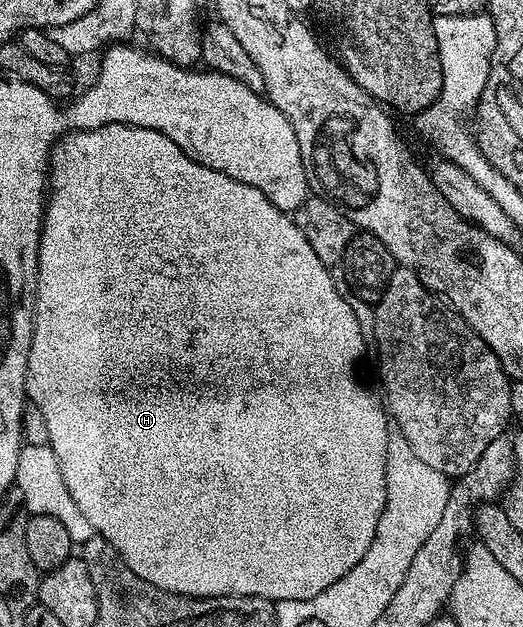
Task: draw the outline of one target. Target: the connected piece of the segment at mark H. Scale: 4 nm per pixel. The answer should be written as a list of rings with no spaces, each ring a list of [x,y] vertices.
[[[107,123],[107,124],[104,124],[104,125],[102,125],[102,126],[99,126],[99,127],[95,127],[95,128],[93,128],[93,130],[91,130],[91,131],[83,131],[83,130],[80,130],[80,129],[73,129],[73,130],[70,130],[70,131],[69,131],[69,132],[68,132],[68,133],[66,133],[66,134],[64,134],[64,135],[62,135],[62,136],[61,136],[61,138],[60,138],[60,139],[58,139],[58,140],[56,140],[56,142],[54,142],[54,144],[53,144],[53,149],[52,149],[52,152],[51,152],[51,166],[50,166],[50,167],[49,167],[49,168],[48,168],[48,171],[47,171],[47,202],[46,202],[46,205],[45,205],[45,220],[44,220],[44,221],[42,221],[42,222],[41,222],[41,240],[40,240],[40,241],[39,241],[39,253],[38,253],[38,254],[37,254],[37,291],[36,291],[36,294],[35,294],[35,298],[34,298],[34,299],[33,299],[33,340],[32,340],[32,341],[31,341],[31,349],[30,349],[30,350],[29,350],[29,360],[28,360],[28,361],[27,361],[27,373],[26,373],[26,374],[25,374],[25,390],[26,390],[26,392],[27,392],[27,399],[28,399],[28,402],[29,402],[29,403],[30,403],[30,404],[32,404],[32,406],[33,406],[33,403],[34,403],[34,405],[35,405],[35,406],[37,406],[37,411],[38,411],[38,413],[39,413],[39,414],[41,414],[41,419],[42,419],[42,421],[43,421],[43,422],[45,422],[45,431],[46,431],[46,433],[47,433],[47,434],[49,434],[49,436],[47,436],[47,442],[48,442],[48,444],[49,444],[49,448],[51,448],[51,449],[52,449],[52,450],[53,450],[53,452],[54,452],[54,453],[55,453],[55,457],[59,457],[59,469],[60,469],[60,470],[61,470],[61,472],[62,472],[62,473],[63,473],[63,481],[64,481],[64,482],[65,482],[65,484],[66,484],[66,485],[67,485],[67,489],[68,489],[68,490],[69,490],[69,492],[70,492],[70,493],[71,493],[71,497],[75,497],[75,505],[79,505],[79,510],[81,510],[81,511],[82,511],[82,513],[83,513],[83,517],[87,517],[87,521],[91,521],[91,525],[92,525],[92,526],[93,526],[93,529],[94,529],[94,532],[96,532],[96,534],[97,534],[97,535],[98,535],[98,536],[100,536],[100,535],[102,535],[102,537],[103,537],[103,538],[105,538],[105,539],[106,539],[106,541],[107,541],[107,542],[109,542],[109,543],[110,543],[110,545],[111,545],[111,546],[113,546],[113,547],[114,547],[114,549],[115,549],[115,550],[117,550],[117,555],[118,555],[118,557],[119,557],[119,558],[121,558],[121,559],[122,559],[122,561],[123,561],[123,562],[125,562],[125,563],[126,563],[126,565],[127,565],[127,566],[129,566],[129,569],[127,569],[127,571],[128,571],[128,574],[129,574],[129,575],[138,575],[138,576],[139,576],[139,577],[140,577],[140,579],[142,579],[142,580],[143,580],[143,581],[147,581],[147,582],[148,582],[148,583],[150,583],[150,584],[151,584],[151,585],[155,585],[155,586],[156,586],[156,587],[158,587],[158,588],[159,588],[159,589],[163,589],[163,590],[164,590],[164,591],[174,591],[174,592],[175,592],[175,593],[179,593],[179,594],[180,594],[180,595],[194,595],[194,596],[195,596],[195,598],[197,598],[197,599],[214,599],[214,598],[215,598],[215,597],[223,597],[223,596],[224,596],[224,595],[232,595],[232,596],[234,596],[234,597],[236,597],[236,596],[238,596],[238,595],[253,595],[253,596],[255,596],[255,597],[263,597],[263,598],[264,598],[264,599],[268,599],[268,600],[270,600],[270,601],[276,601],[276,600],[279,600],[279,599],[313,599],[313,598],[315,598],[315,597],[316,597],[316,596],[317,596],[317,595],[318,595],[318,594],[319,594],[319,593],[323,593],[323,589],[327,589],[327,588],[328,588],[328,587],[330,587],[330,586],[331,586],[331,585],[335,585],[335,581],[339,581],[339,580],[340,580],[340,579],[341,579],[341,578],[342,578],[342,577],[343,577],[343,576],[345,576],[345,575],[346,575],[346,573],[347,573],[347,572],[349,572],[349,571],[350,571],[350,570],[351,570],[351,569],[355,569],[355,565],[359,565],[359,561],[363,561],[363,553],[367,553],[367,549],[368,549],[368,548],[369,548],[369,546],[370,546],[370,545],[371,545],[371,541],[372,541],[372,540],[373,540],[373,538],[374,538],[374,537],[375,537],[375,529],[376,529],[376,528],[377,528],[377,526],[378,526],[378,525],[379,525],[379,517],[380,517],[380,516],[381,516],[381,514],[382,514],[382,513],[383,513],[383,509],[384,509],[384,508],[385,508],[385,502],[386,502],[386,501],[387,501],[387,441],[388,441],[388,440],[389,440],[389,424],[390,424],[390,422],[391,422],[391,419],[390,419],[390,416],[389,416],[389,415],[388,415],[388,414],[387,414],[387,407],[386,407],[386,404],[385,404],[385,403],[384,403],[384,402],[383,402],[383,399],[382,399],[382,396],[381,396],[381,395],[380,395],[380,394],[378,394],[378,392],[377,392],[377,391],[376,391],[376,390],[374,390],[374,391],[375,391],[375,392],[373,392],[373,391],[372,391],[372,389],[371,389],[371,388],[369,388],[369,387],[368,387],[368,385],[367,385],[367,384],[365,384],[365,383],[364,383],[364,381],[363,381],[363,380],[361,380],[361,362],[363,362],[363,361],[364,361],[364,359],[365,359],[365,339],[366,339],[366,343],[367,343],[367,331],[366,331],[366,328],[365,328],[365,331],[364,331],[364,329],[363,329],[363,328],[361,328],[361,323],[360,323],[360,321],[359,321],[359,320],[357,320],[357,315],[356,315],[356,313],[355,313],[355,312],[353,312],[353,307],[354,307],[354,304],[353,304],[353,303],[352,303],[352,302],[350,302],[350,300],[349,300],[349,299],[348,299],[348,298],[346,298],[346,296],[345,296],[345,295],[344,295],[344,294],[342,294],[342,295],[343,295],[343,296],[341,296],[341,295],[340,295],[340,293],[339,293],[339,292],[337,292],[337,287],[336,287],[336,285],[335,285],[335,284],[333,284],[333,275],[334,275],[334,272],[333,272],[333,271],[332,271],[332,270],[330,270],[330,268],[328,268],[328,267],[326,267],[326,266],[325,266],[325,263],[324,263],[324,262],[323,262],[323,261],[319,261],[319,257],[315,257],[315,249],[311,249],[311,245],[310,245],[310,244],[309,244],[309,242],[308,242],[308,241],[307,241],[307,237],[303,237],[303,233],[302,233],[302,232],[301,232],[301,231],[300,231],[300,230],[299,230],[299,229],[298,229],[298,228],[297,228],[297,224],[296,224],[296,222],[295,222],[295,219],[294,219],[294,216],[293,216],[293,215],[292,215],[292,214],[289,214],[289,213],[286,213],[286,212],[283,212],[283,211],[281,211],[281,210],[279,210],[279,209],[278,209],[278,207],[277,207],[277,206],[276,206],[276,205],[275,205],[275,204],[273,204],[273,203],[272,203],[272,201],[271,201],[271,200],[270,200],[270,199],[269,199],[269,198],[268,198],[268,197],[266,197],[266,195],[264,195],[264,194],[263,194],[263,193],[259,193],[259,189],[255,189],[255,188],[254,188],[254,187],[252,187],[252,186],[251,186],[251,185],[247,185],[247,184],[246,184],[246,183],[244,183],[244,182],[243,182],[243,181],[235,181],[235,180],[234,180],[234,179],[232,179],[232,178],[231,178],[231,177],[227,177],[227,176],[226,176],[226,175],[224,175],[224,174],[223,174],[223,173],[219,173],[219,172],[218,172],[218,171],[216,171],[216,170],[215,170],[215,169],[211,169],[211,168],[210,168],[210,167],[205,167],[205,166],[203,166],[203,164],[202,164],[202,163],[197,163],[197,162],[195,162],[195,160],[194,160],[194,159],[192,159],[192,158],[191,158],[191,157],[190,157],[190,155],[188,155],[188,154],[187,154],[187,153],[183,153],[183,149],[182,149],[182,148],[181,148],[181,147],[180,147],[180,146],[179,146],[179,145],[175,145],[175,141],[174,141],[174,140],[173,140],[173,139],[169,139],[169,138],[167,138],[167,136],[165,136],[165,132],[164,132],[164,131],[156,131],[156,130],[155,130],[155,129],[147,129],[147,128],[146,128],[146,127],[143,127],[143,126],[140,126],[140,125],[130,125],[130,124],[128,124],[128,123]]]

